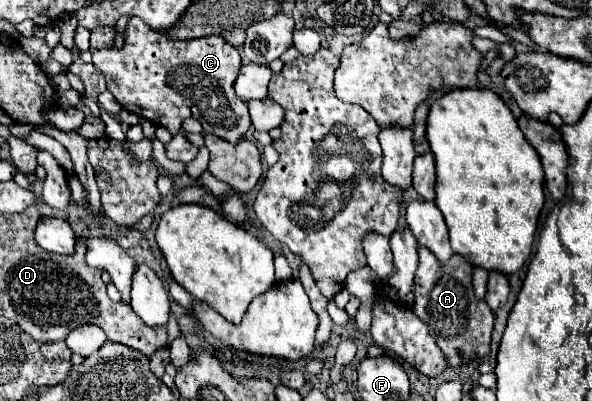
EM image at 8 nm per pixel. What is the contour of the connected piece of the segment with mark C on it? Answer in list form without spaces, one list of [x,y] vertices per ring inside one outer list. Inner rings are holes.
[[[131,17],[127,23],[123,49],[89,49],[89,51],[93,55],[93,65],[105,75],[107,89],[113,93],[117,103],[123,109],[153,121],[155,125],[163,125],[165,129],[169,129],[171,135],[181,131],[181,121],[185,117],[199,119],[205,133],[213,133],[231,143],[239,141],[251,125],[247,103],[241,101],[233,91],[233,83],[241,69],[241,55],[233,45],[223,41],[223,37],[213,35],[213,37],[173,41],[153,31],[149,25],[145,25],[145,21],[139,21],[139,17]]]

